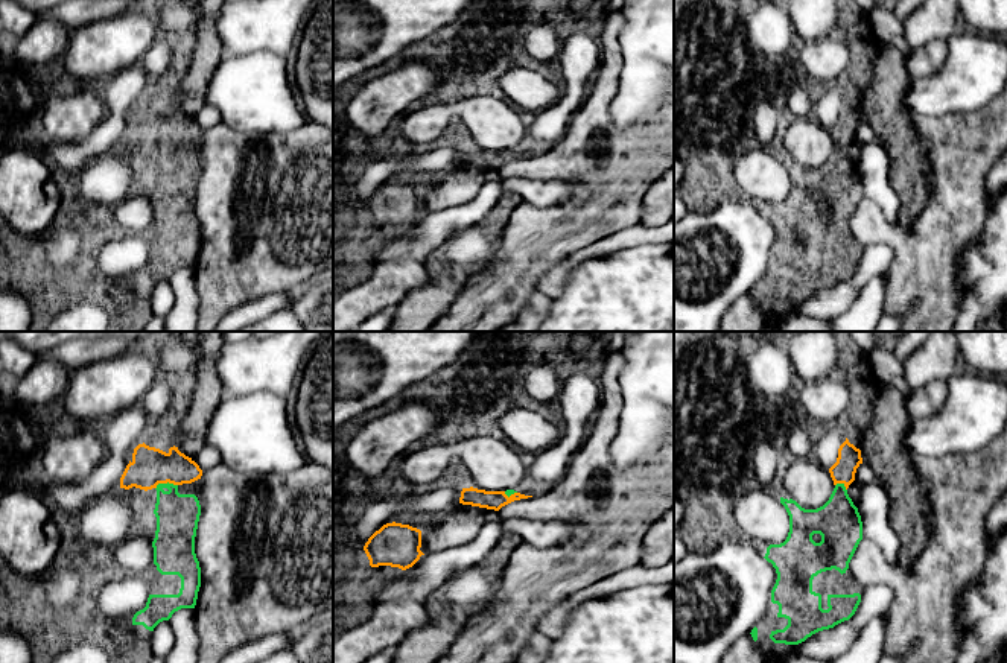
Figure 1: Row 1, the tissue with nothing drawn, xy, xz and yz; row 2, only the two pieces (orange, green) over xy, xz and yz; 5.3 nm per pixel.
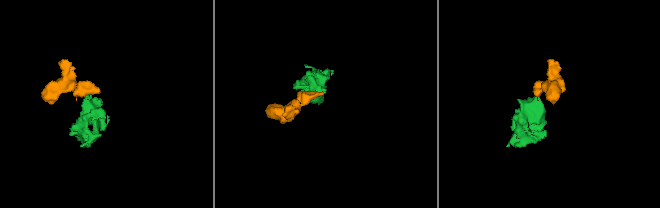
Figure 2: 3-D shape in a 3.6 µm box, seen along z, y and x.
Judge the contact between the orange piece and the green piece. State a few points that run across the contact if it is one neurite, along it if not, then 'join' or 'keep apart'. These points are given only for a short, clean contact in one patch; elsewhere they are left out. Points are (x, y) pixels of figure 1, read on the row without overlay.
line xy (149, 126), (165, 142), (177, 174); join

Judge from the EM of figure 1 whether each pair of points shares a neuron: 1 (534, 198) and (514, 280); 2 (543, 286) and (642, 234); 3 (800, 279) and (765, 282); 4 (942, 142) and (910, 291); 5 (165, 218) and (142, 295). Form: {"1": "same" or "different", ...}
{"1": "different", "2": "same", "3": "same", "4": "same", "5": "same"}

